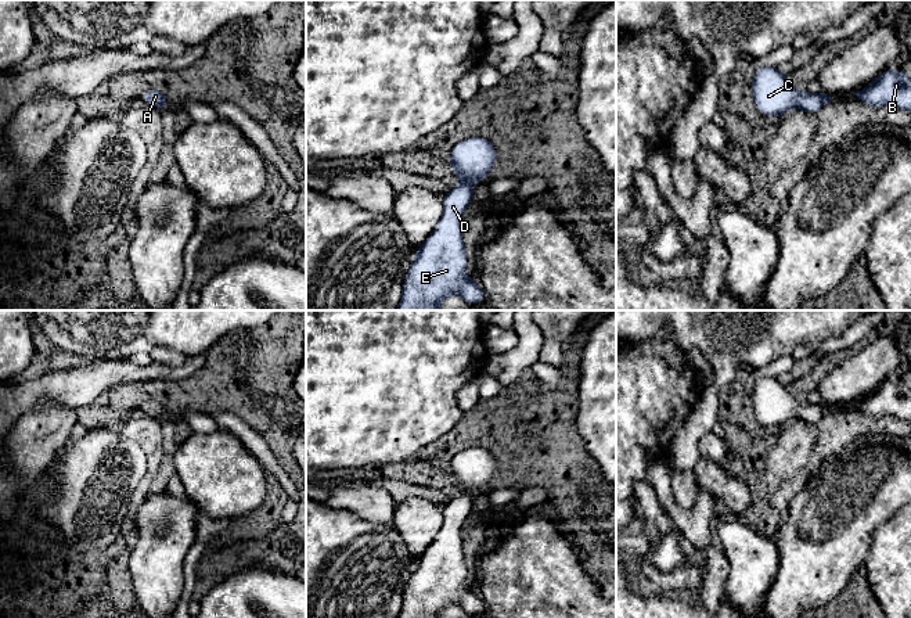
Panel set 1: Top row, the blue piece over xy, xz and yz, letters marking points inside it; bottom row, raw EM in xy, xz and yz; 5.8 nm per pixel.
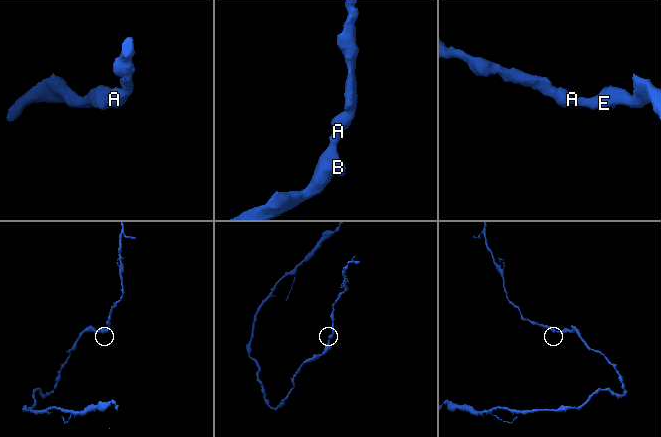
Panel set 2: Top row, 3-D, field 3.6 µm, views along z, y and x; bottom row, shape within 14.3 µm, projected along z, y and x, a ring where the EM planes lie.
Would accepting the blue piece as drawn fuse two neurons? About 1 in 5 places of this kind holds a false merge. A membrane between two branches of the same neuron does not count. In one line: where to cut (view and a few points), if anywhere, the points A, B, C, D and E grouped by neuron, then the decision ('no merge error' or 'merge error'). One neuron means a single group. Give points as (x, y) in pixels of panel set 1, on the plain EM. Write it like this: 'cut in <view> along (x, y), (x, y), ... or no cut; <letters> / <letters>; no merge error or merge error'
no cut; A B C D E; no merge error

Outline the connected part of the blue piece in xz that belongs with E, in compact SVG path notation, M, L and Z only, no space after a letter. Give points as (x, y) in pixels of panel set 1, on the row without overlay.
M473 446L450 461L450 481L461 491L443 506L443 527L431 546L418 557L406 585L397 618L440 618L451 606L469 615L486 611L476 590L467 589L467 563L461 528L472 513L473 495L483 491L497 473L490 452Z

